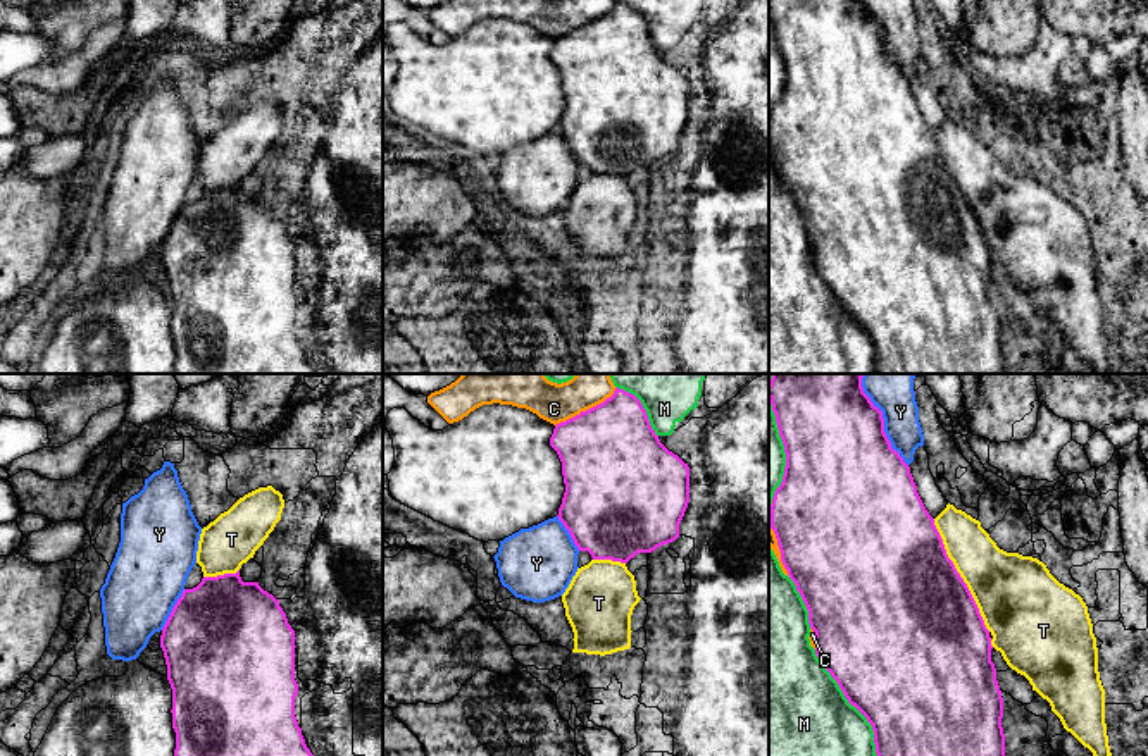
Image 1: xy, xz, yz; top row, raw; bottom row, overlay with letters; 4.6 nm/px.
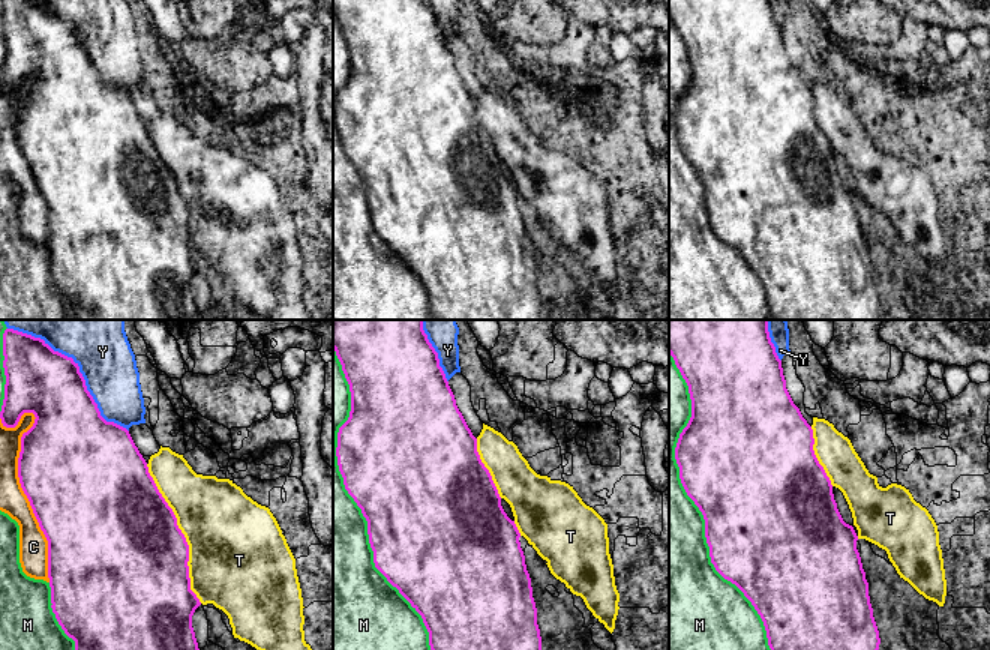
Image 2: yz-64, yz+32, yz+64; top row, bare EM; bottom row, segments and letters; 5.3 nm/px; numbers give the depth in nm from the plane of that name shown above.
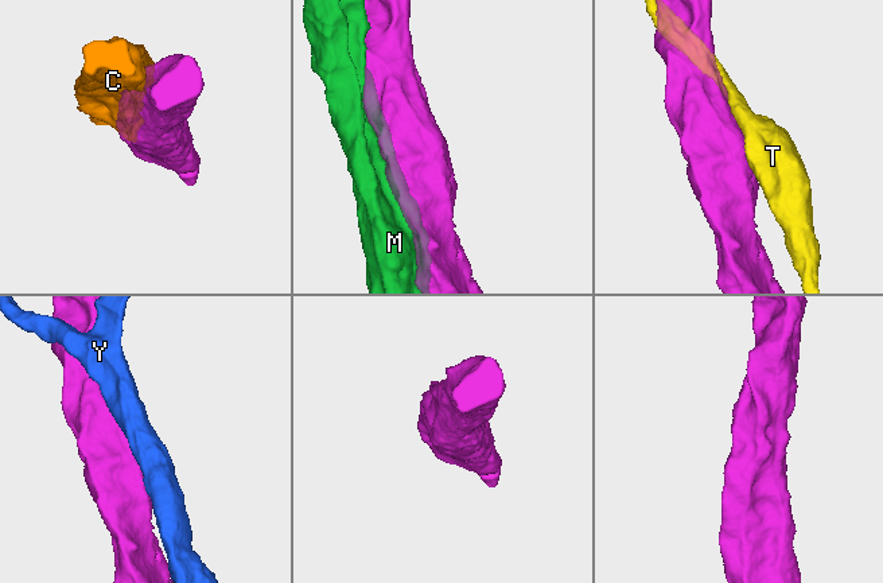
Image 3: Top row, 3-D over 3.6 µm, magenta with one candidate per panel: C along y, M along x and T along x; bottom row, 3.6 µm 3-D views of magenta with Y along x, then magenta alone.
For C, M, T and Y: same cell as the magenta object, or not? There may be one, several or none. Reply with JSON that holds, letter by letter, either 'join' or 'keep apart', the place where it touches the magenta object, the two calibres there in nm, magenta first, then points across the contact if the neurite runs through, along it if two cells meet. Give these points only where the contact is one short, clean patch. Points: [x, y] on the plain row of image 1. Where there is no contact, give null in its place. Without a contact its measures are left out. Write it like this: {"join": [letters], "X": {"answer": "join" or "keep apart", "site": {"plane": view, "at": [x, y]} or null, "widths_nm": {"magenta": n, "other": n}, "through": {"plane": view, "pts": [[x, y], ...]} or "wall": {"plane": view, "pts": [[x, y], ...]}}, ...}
{"join": [], "C": {"answer": "keep apart", "site": {"plane": "xz", "at": [586, 24]}, "widths_nm": {"magenta": 460, "other": 180}}, "M": {"answer": "keep apart", "site": {"plane": "yz", "at": [852, 319]}, "widths_nm": {"magenta": 500, "other": 500}}, "T": {"answer": "keep apart", "site": {"plane": "yz", "at": [959, 190]}, "widths_nm": {"magenta": 500, "other": 340}}, "Y": {"answer": "keep apart", "site": {"plane": "yz", "at": [883, 40]}, "widths_nm": {"magenta": 480, "other": 170}}}

